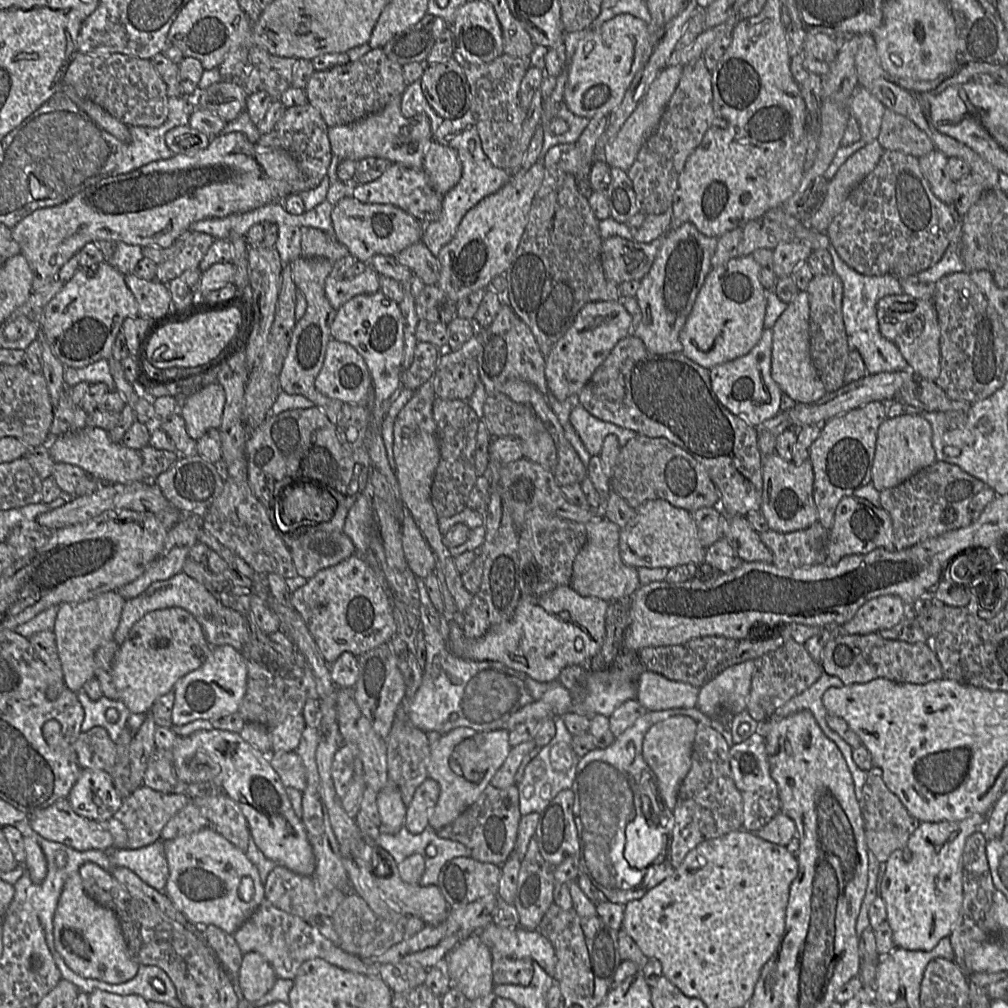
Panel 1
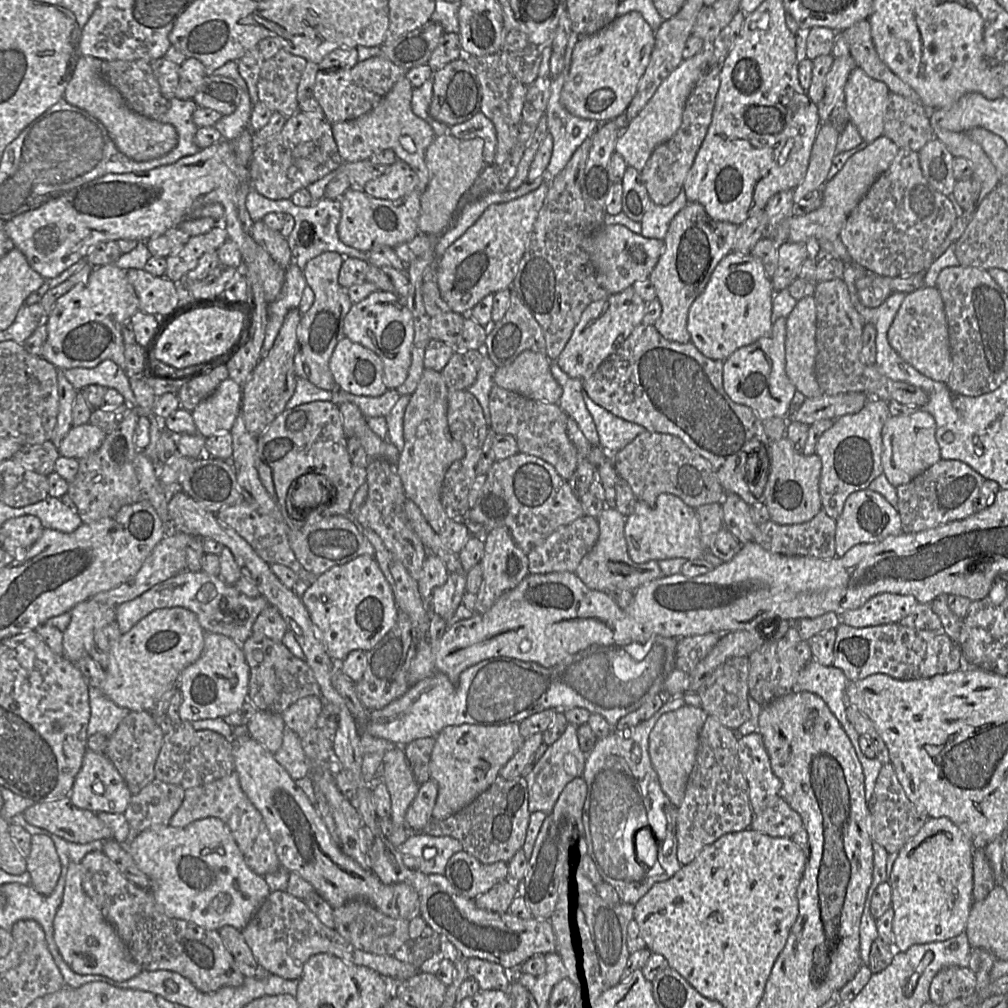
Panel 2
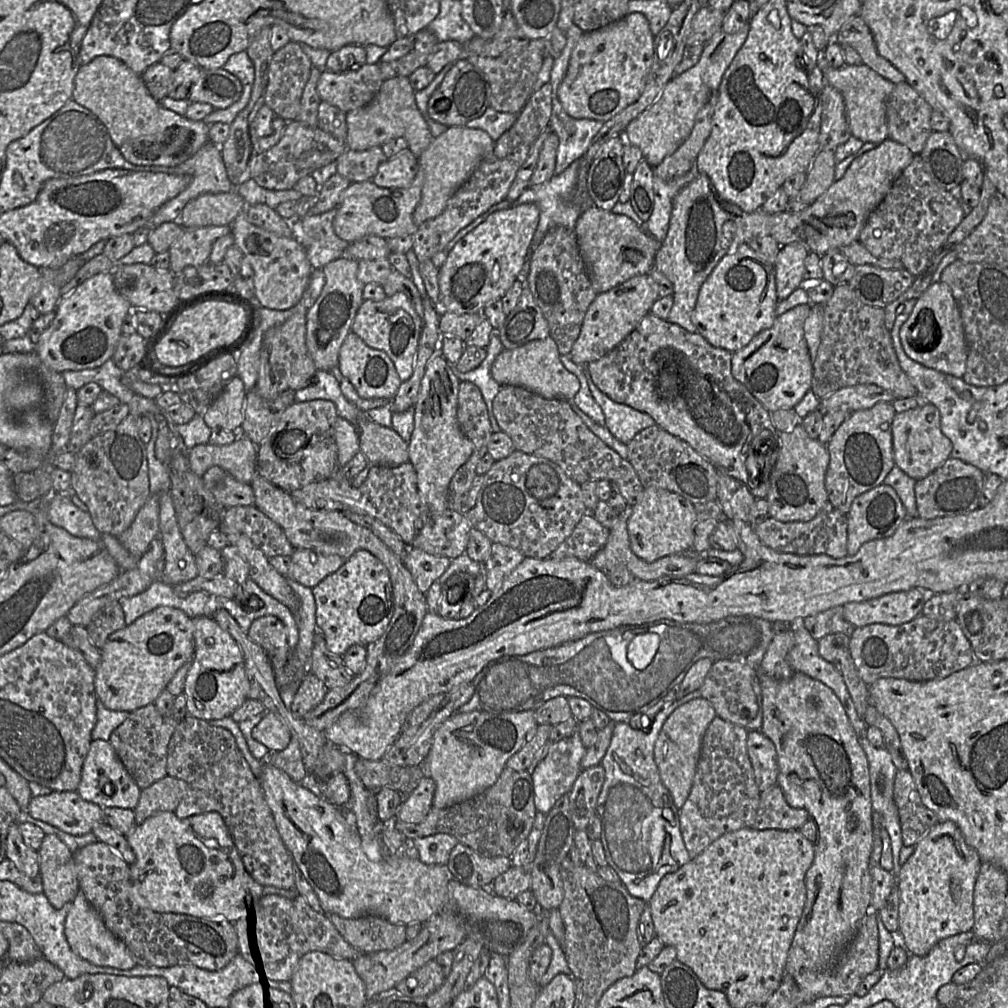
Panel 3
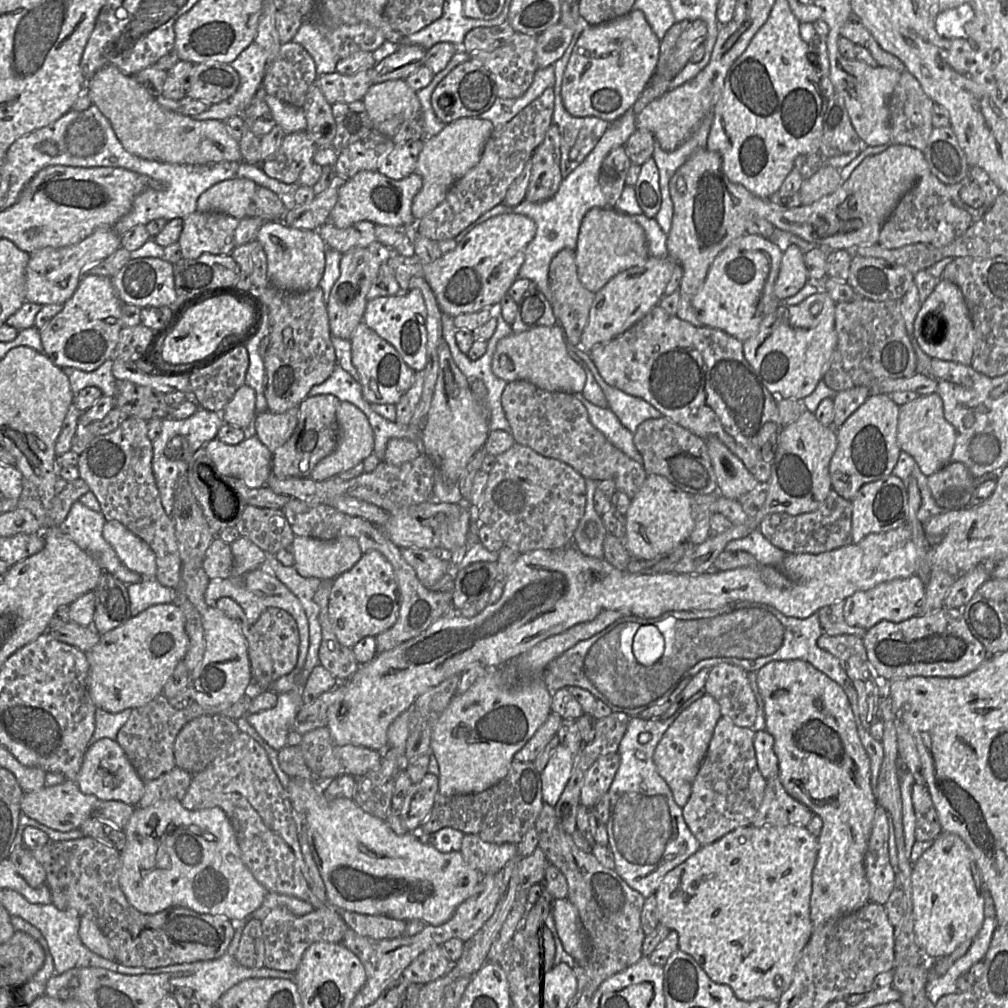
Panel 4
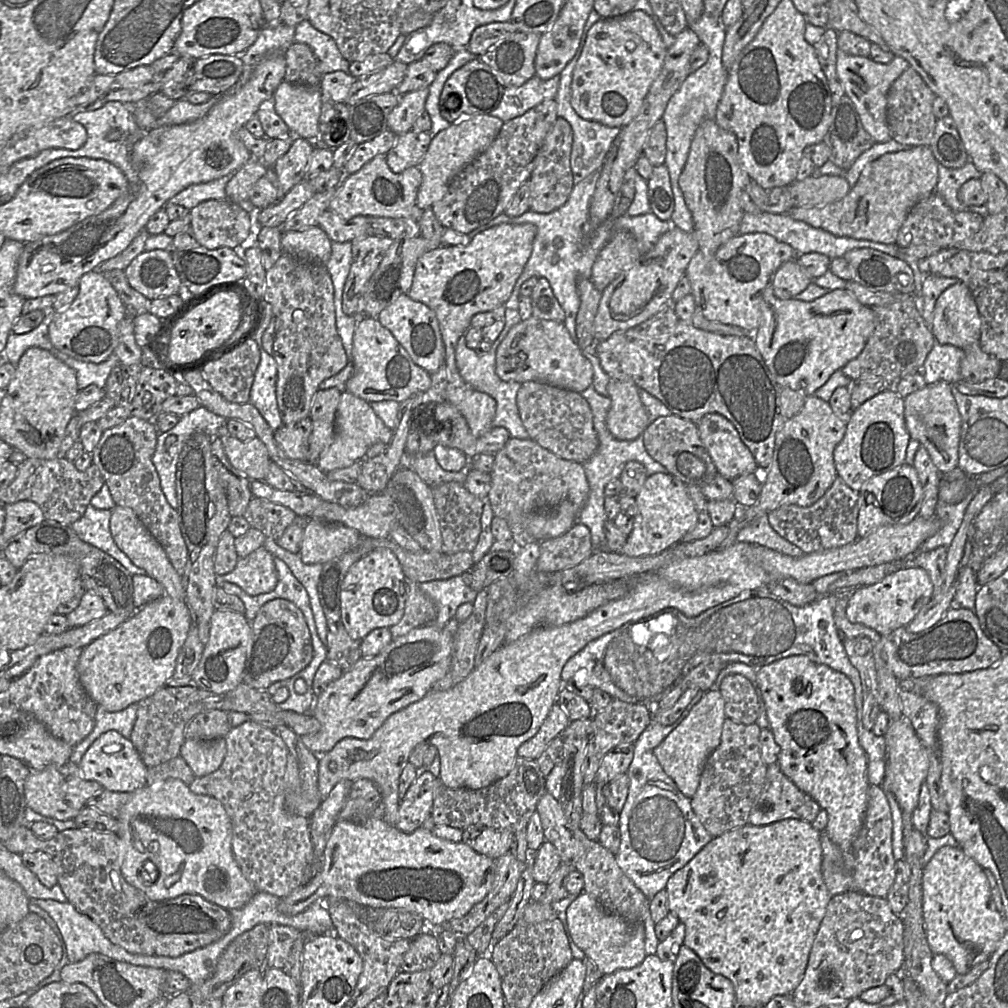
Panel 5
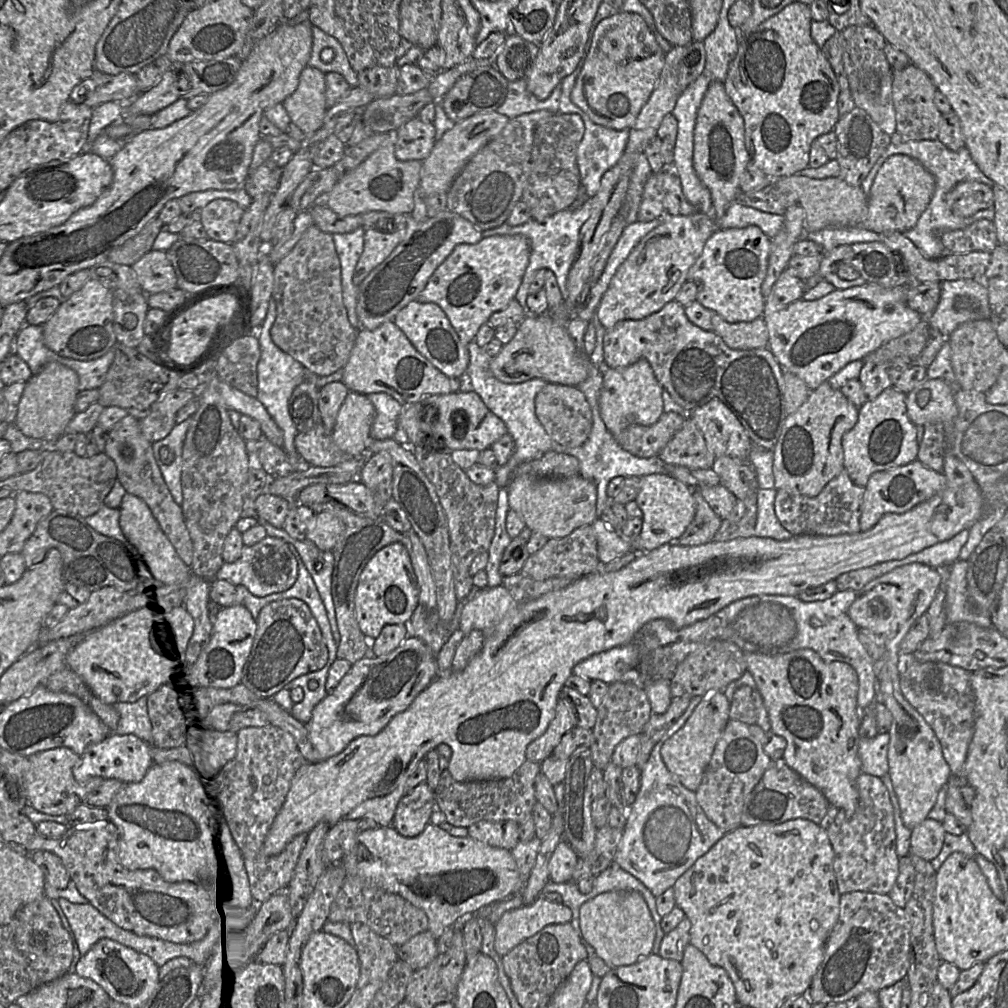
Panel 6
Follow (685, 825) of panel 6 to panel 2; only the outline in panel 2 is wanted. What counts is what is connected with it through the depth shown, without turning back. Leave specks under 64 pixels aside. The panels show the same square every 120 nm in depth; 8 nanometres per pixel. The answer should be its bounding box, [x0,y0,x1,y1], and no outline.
[582,692,701,905]

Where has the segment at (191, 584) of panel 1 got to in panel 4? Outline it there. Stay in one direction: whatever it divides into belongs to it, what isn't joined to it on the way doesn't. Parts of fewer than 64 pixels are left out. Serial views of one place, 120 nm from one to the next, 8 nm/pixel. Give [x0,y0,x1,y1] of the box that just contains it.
[128,565,309,673]

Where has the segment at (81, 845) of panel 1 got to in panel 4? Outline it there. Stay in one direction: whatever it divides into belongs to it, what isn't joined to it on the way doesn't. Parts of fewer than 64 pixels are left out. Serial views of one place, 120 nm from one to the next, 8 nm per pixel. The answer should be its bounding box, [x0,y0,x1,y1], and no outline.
[21,779,97,832]

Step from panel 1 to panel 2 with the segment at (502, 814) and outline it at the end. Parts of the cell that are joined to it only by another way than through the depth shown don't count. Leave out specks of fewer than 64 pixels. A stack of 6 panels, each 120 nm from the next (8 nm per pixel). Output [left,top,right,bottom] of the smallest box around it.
[422,777,531,864]

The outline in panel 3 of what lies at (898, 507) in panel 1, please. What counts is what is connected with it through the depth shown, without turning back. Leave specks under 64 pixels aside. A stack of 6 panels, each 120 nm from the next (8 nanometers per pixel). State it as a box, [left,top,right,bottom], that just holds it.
[914,458,984,519]

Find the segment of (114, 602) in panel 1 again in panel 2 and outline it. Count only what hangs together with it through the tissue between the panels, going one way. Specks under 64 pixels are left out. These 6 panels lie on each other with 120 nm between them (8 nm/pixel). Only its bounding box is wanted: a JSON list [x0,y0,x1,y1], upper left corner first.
[63,598,116,664]

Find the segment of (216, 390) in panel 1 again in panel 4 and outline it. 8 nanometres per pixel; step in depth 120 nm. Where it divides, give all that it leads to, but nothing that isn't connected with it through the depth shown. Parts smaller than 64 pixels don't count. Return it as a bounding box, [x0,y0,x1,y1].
[221,384,256,430]

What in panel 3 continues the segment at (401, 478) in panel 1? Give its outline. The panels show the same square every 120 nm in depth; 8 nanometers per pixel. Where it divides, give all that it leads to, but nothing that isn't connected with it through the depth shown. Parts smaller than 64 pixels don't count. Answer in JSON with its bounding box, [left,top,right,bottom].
[408,349,473,512]

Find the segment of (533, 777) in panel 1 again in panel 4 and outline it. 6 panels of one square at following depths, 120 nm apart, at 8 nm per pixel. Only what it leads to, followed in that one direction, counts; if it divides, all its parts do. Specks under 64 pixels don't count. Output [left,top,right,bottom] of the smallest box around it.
[540,744,575,806]

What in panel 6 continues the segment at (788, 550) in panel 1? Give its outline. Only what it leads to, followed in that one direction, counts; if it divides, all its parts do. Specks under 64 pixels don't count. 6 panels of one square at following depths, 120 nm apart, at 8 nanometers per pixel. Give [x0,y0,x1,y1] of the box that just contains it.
[774,469,865,536]

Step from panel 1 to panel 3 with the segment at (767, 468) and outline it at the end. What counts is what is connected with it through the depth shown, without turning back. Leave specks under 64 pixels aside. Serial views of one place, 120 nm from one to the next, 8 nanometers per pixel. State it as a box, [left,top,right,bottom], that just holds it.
[765,418,830,522]

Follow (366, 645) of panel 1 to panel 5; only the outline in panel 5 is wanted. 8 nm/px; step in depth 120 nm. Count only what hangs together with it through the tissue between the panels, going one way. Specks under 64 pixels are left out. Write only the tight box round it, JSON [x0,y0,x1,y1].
[340,548,407,641]

